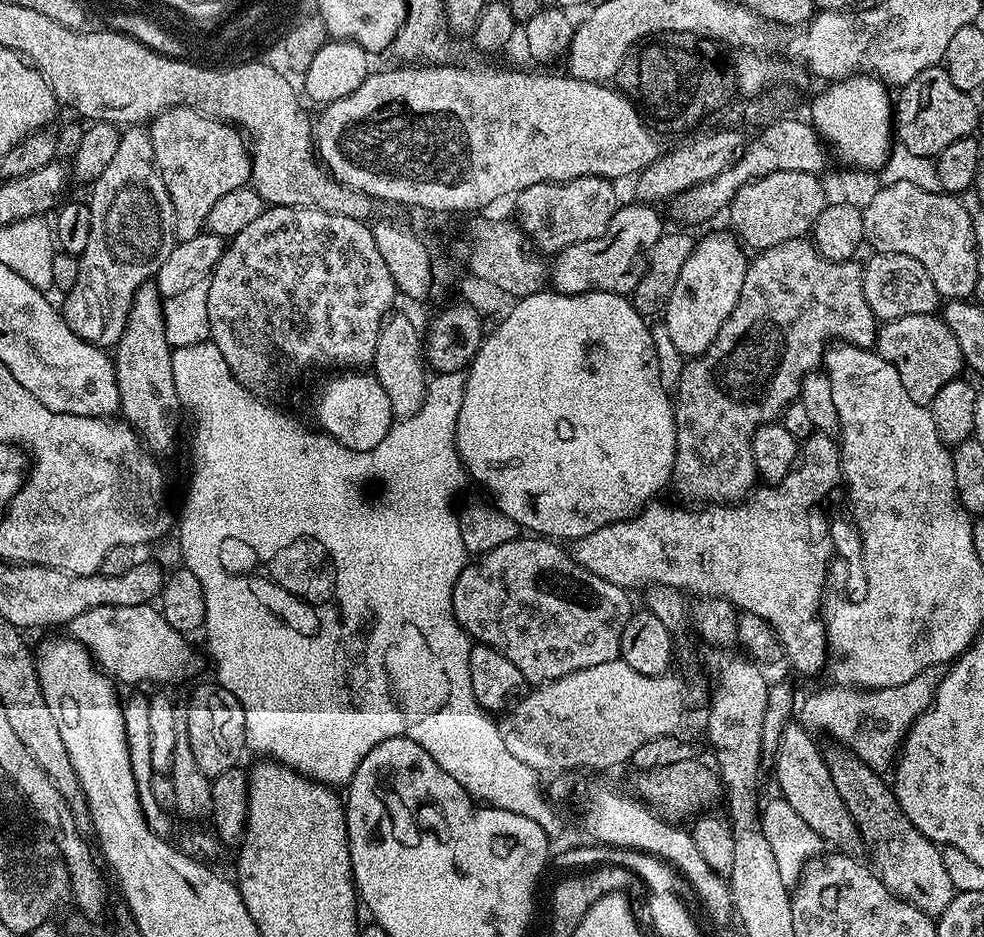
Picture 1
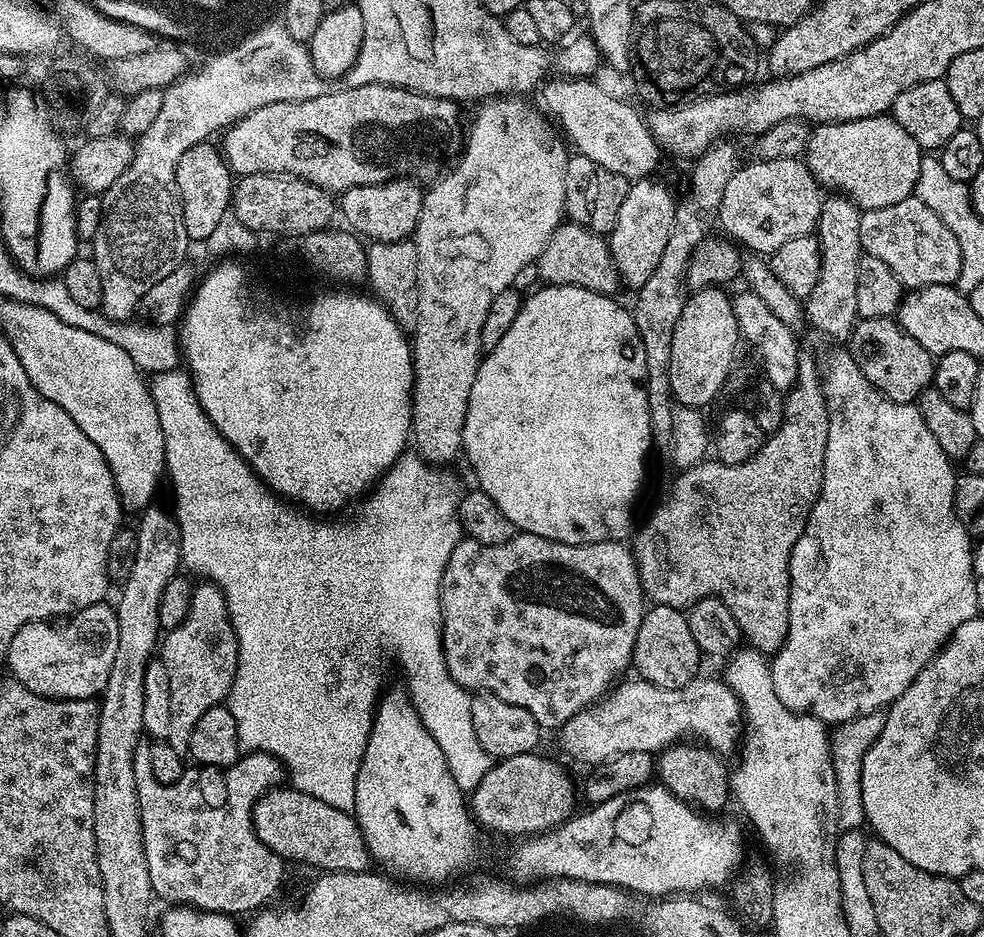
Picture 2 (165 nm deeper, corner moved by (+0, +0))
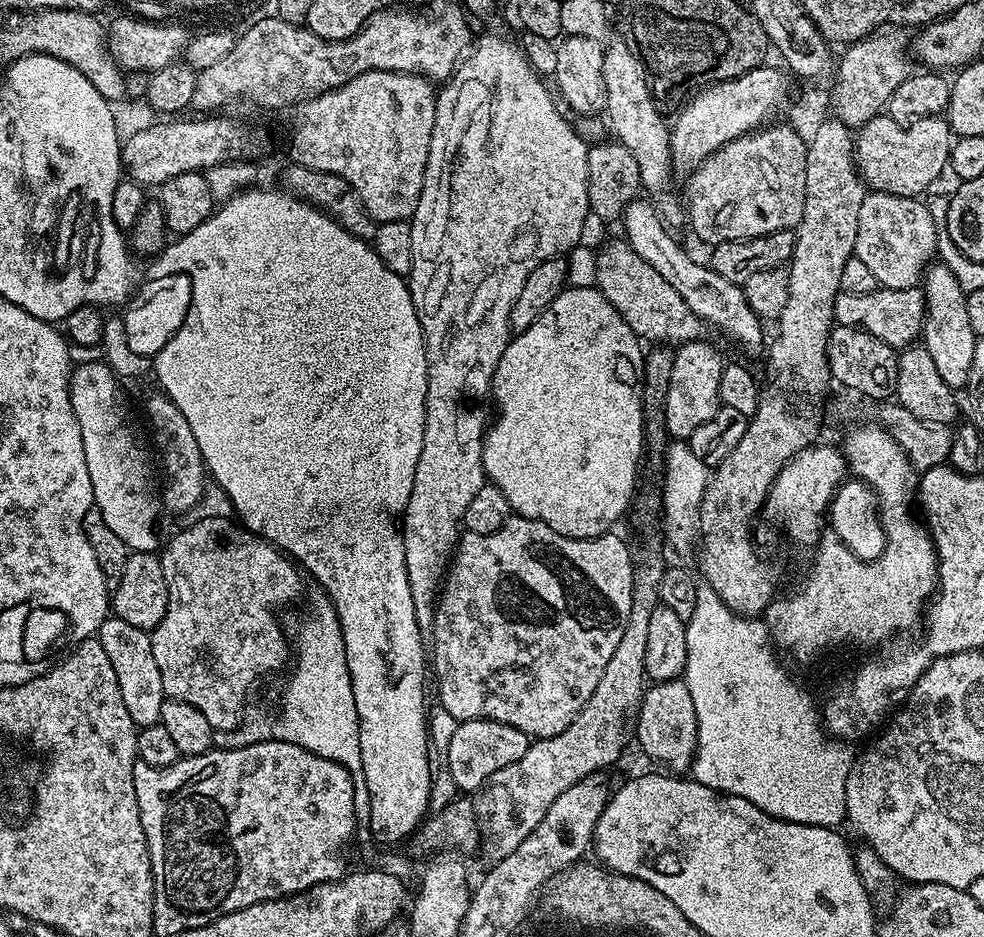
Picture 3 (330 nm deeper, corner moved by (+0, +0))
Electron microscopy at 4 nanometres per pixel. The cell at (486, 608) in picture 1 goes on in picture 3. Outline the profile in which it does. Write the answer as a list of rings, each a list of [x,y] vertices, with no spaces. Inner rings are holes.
[[[513,514],[502,526],[502,530],[494,530],[494,534],[474,534],[465,531],[461,535],[455,552],[452,554],[450,567],[438,597],[436,617],[432,627],[430,641],[430,658],[436,662],[436,692],[440,695],[439,707],[446,710],[457,722],[461,720],[493,720],[506,726],[514,726],[529,736],[545,740],[554,734],[562,734],[574,718],[590,702],[590,694],[598,690],[598,682],[602,679],[602,670],[614,655],[618,642],[622,642],[622,634],[626,630],[626,622],[630,618],[632,605],[632,570],[634,567],[634,552],[628,549],[628,544],[615,531],[609,530],[603,536],[586,538],[566,538],[550,526],[525,516]]]

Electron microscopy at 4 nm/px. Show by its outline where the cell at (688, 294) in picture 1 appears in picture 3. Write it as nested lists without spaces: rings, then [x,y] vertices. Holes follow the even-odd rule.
[[[707,339],[692,340],[688,344],[679,345],[673,351],[674,366],[670,366],[670,386],[664,399],[664,417],[669,437],[687,440],[702,422],[710,422],[714,414],[721,408],[718,398],[718,382],[722,379],[722,370],[726,363],[710,345]]]

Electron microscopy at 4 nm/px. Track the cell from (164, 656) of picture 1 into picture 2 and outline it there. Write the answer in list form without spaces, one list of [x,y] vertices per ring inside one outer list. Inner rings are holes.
[[[101,602],[84,608],[82,611],[75,613],[71,618],[65,619],[63,622],[49,622],[47,620],[33,620],[32,623],[22,626],[14,634],[14,642],[10,642],[6,663],[10,671],[11,679],[16,680],[26,690],[30,690],[39,696],[48,696],[51,700],[90,700],[99,697],[103,693],[106,686],[106,678],[110,678],[110,666],[114,666],[114,654],[118,650],[118,618],[116,617],[116,609],[111,603]]]

